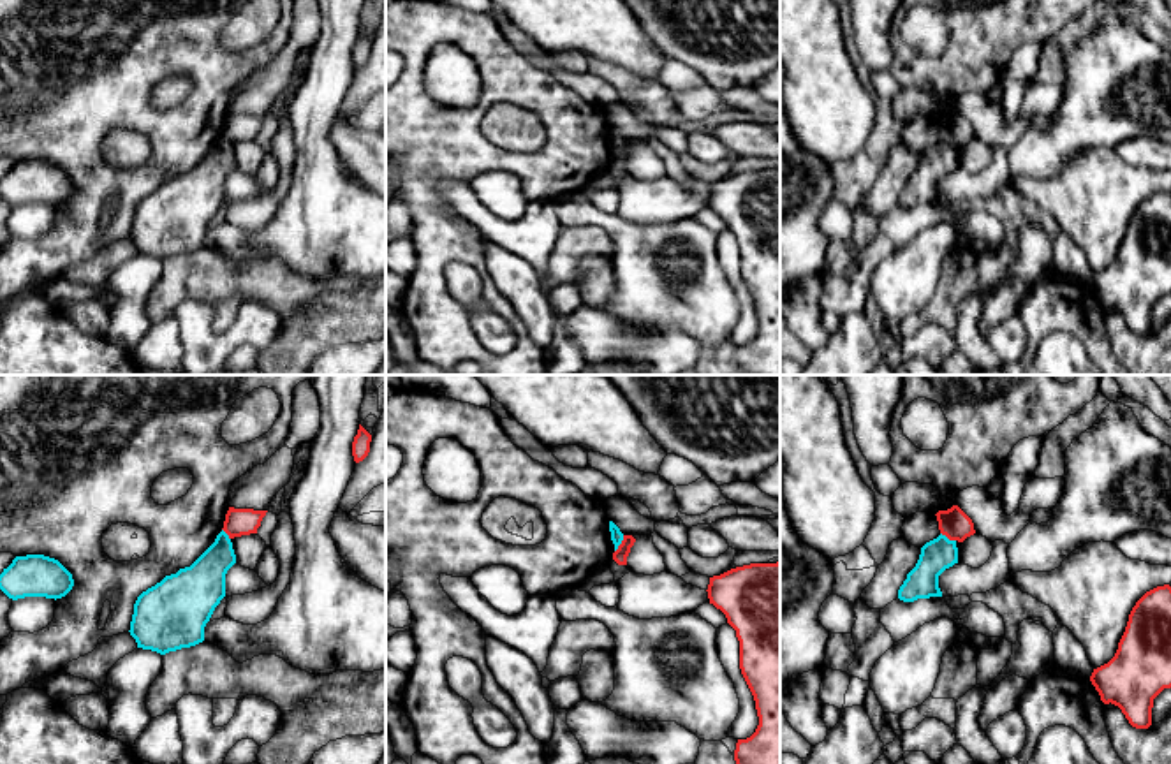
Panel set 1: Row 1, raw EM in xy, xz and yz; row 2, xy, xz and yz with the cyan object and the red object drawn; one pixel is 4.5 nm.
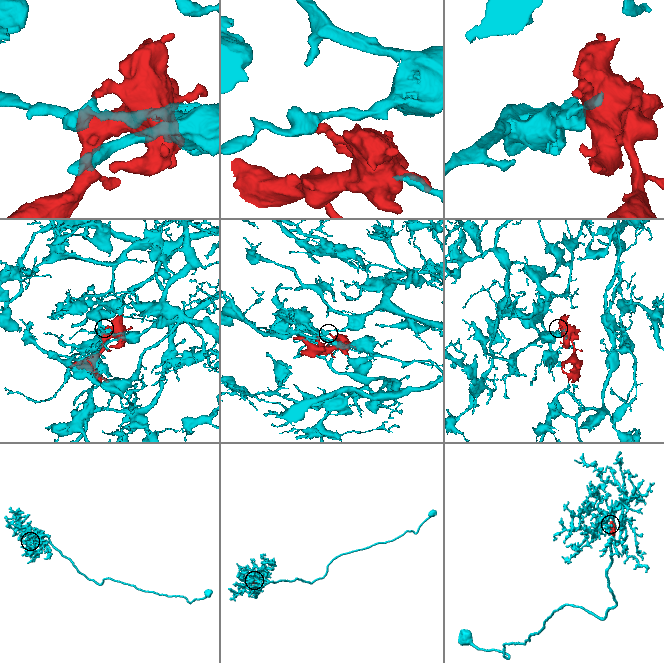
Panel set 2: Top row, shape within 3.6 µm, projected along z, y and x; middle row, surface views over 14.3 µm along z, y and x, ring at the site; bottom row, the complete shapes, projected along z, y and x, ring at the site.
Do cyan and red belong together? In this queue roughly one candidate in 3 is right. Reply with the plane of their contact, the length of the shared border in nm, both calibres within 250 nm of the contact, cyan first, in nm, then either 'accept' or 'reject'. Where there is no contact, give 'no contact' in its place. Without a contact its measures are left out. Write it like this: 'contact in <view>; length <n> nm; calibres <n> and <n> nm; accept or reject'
contact in xz; length 90 nm; calibres 60 and 70 nm; reject

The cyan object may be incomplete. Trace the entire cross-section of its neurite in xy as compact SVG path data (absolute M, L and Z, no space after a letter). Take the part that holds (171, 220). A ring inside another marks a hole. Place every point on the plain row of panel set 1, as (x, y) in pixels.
M222 136L215 148L190 171L176 180L166 181L160 188L143 197L130 227L130 241L137 253L160 261L190 253L204 246L204 232L215 213L225 202L225 180L236 169L229 141Z

